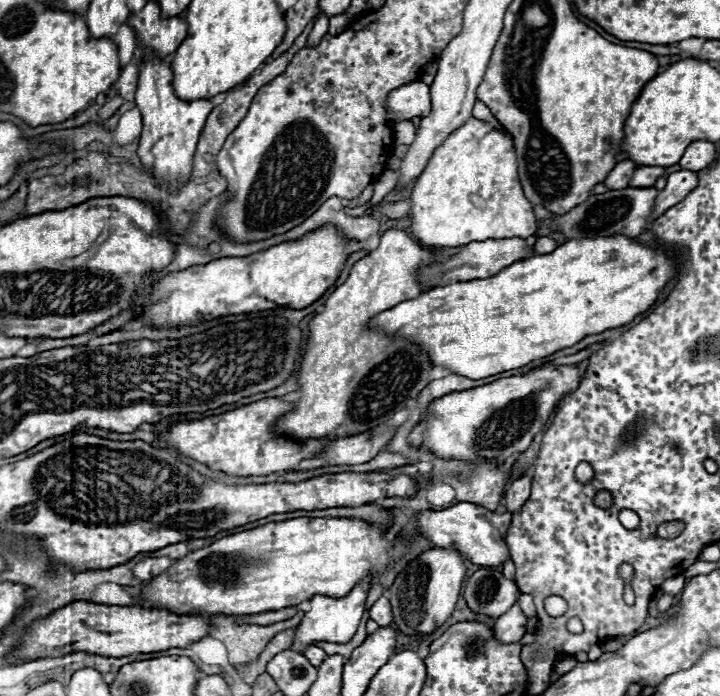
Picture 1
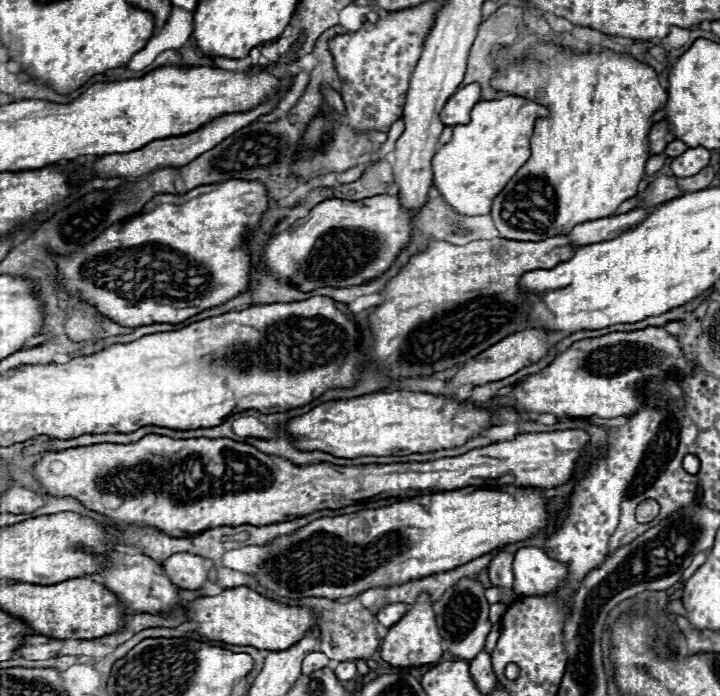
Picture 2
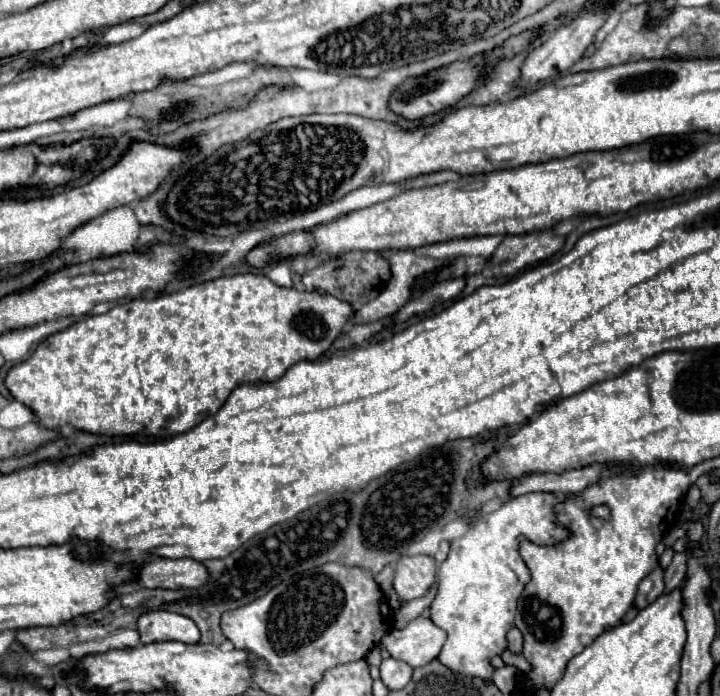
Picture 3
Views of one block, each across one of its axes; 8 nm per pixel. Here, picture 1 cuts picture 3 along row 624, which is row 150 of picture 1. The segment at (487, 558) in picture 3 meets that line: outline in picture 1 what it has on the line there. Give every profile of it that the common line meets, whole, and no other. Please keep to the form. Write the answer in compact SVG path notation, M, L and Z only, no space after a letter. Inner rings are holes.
M470 118L446 142L434 152L426 170L412 188L412 210L410 210L410 236L424 248L456 248L470 242L482 240L504 240L504 238L528 238L536 234L536 218L532 204L526 200L524 190L516 172L514 144L508 132L496 132L490 124Z

